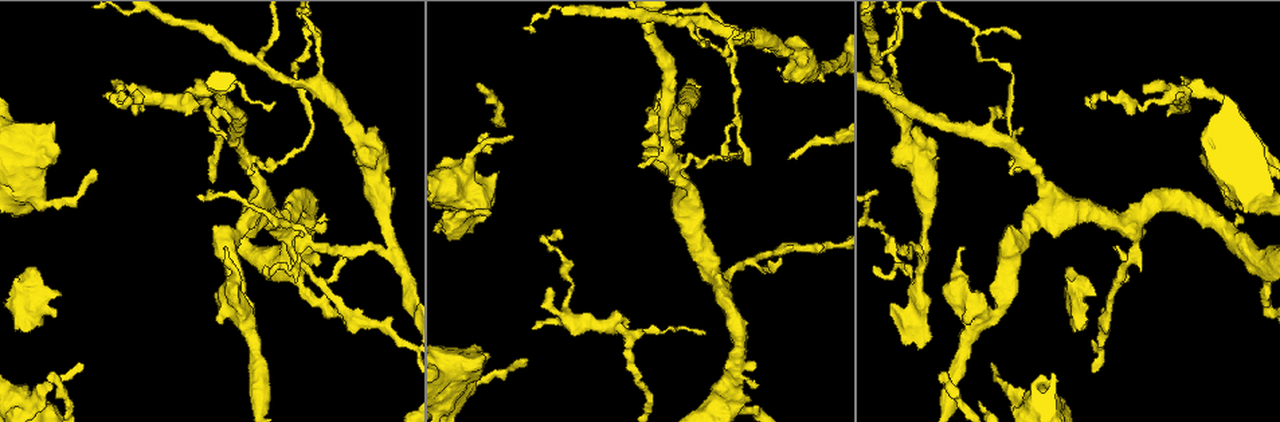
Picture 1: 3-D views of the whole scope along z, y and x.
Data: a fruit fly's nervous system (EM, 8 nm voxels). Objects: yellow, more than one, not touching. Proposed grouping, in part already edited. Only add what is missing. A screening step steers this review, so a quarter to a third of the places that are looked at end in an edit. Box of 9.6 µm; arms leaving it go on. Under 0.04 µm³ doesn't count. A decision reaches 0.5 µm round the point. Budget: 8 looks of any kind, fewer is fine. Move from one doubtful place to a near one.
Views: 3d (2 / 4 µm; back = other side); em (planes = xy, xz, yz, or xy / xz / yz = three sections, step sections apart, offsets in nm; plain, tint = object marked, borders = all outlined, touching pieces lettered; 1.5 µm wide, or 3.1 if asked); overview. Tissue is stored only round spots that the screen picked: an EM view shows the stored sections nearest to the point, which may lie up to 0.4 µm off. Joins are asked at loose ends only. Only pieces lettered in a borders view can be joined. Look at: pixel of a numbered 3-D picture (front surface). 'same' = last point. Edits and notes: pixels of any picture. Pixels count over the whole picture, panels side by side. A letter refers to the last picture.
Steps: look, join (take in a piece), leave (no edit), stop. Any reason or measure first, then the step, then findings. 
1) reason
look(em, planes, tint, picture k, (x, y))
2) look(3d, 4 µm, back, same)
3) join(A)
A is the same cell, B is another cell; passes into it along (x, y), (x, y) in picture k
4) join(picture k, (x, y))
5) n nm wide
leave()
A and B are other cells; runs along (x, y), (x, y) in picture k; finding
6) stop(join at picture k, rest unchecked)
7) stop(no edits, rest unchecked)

thin end
look(3d, 4 µm, picture 1, (80, 362))

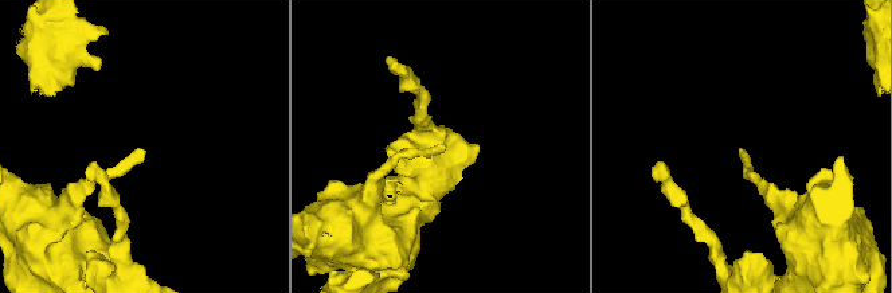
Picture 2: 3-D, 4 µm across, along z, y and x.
shape alone is not enough
look(em, planes, tint, picture 2, (742, 149))

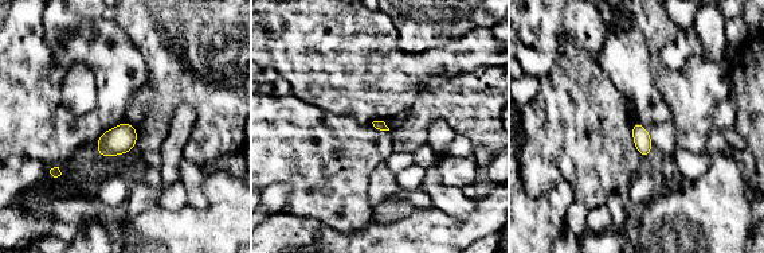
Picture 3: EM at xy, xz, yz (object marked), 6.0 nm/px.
see the neighbours
look(em, planes, borders, same)

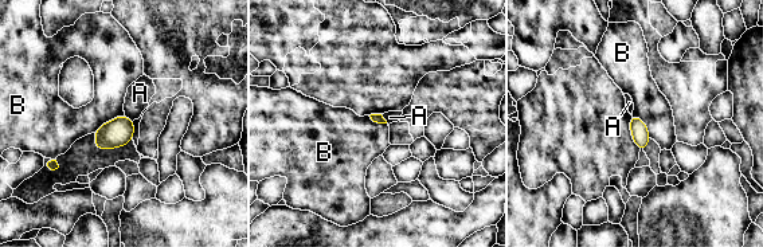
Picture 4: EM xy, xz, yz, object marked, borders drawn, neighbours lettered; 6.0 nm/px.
B touches over 220 nm
leave()
A and B are other cells; border along (124, 114), (101, 124), (93, 132) in picture 4; no lettered piece goes on from it

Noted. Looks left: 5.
branch stops here
look(3d, 2 µm, picture 1, (558, 230))

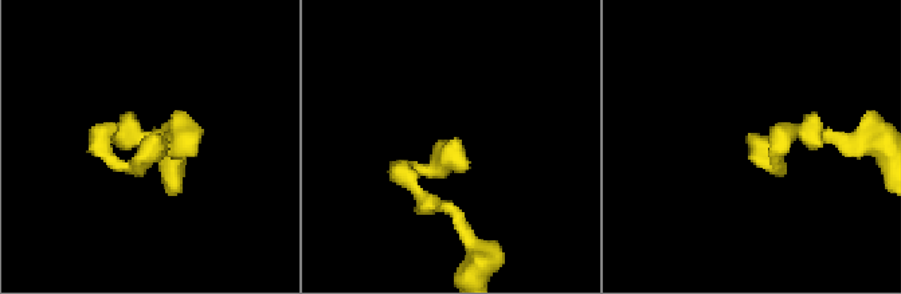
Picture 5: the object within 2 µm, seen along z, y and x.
look(em, yz, step 4, tint, picture 5, (160, 135))

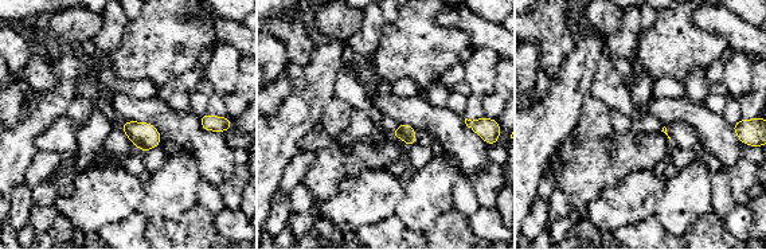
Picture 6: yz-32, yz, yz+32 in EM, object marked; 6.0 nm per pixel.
see the neighbours
look(em, yz, step 4, borders, same)

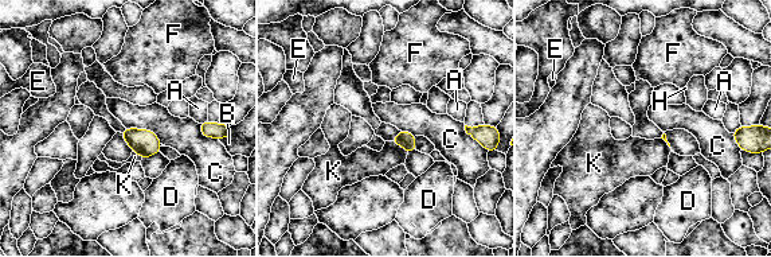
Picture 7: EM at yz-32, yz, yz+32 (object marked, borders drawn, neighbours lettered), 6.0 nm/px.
leave()
A, B, C, D, E, F, H and K are other cells; border along (125, 127), (148, 128), (161, 143) in picture 7; no lettered piece goes on from it

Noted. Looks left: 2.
stop(no edits, rest unchecked)

